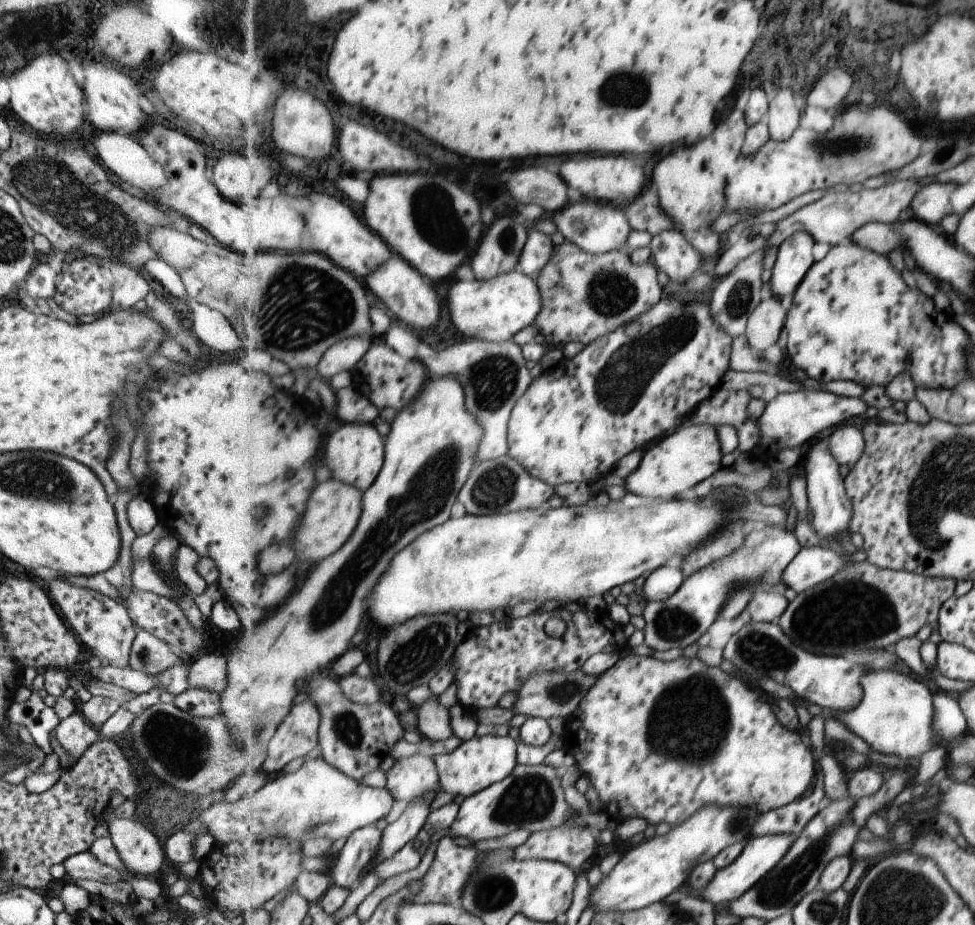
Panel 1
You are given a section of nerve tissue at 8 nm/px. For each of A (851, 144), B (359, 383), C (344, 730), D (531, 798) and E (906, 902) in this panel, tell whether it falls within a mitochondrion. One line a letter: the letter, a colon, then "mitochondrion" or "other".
A: mitochondrion
B: other
C: mitochondrion
D: mitochondrion
E: mitochondrion

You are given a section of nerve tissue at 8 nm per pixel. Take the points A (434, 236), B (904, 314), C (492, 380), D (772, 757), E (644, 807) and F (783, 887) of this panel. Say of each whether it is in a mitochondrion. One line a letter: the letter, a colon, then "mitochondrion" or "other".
A: mitochondrion
B: other
C: mitochondrion
D: other
E: other
F: mitochondrion

